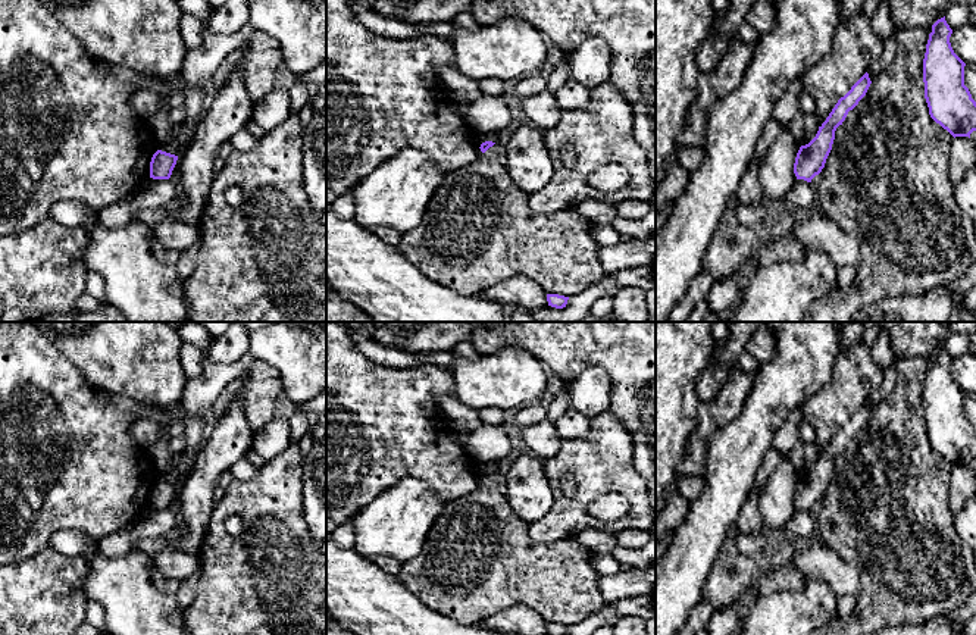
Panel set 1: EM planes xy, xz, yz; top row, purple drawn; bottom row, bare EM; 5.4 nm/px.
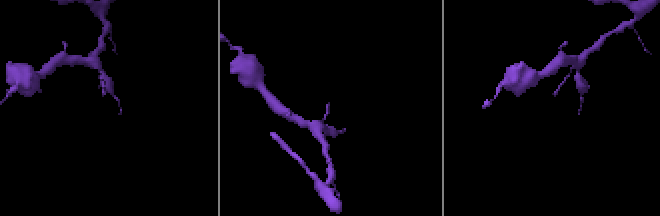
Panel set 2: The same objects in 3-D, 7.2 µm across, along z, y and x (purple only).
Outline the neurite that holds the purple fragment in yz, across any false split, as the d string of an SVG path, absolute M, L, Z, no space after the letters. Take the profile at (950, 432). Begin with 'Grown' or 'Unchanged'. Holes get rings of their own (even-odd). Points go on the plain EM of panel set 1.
Unchanged. M945 345L932 354L923 388L925 428L930 447L954 467L976 460L976 431L964 415L966 392L954 382Z

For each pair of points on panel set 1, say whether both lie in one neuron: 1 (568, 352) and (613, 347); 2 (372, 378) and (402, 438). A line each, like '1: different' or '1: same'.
1: same
2: same

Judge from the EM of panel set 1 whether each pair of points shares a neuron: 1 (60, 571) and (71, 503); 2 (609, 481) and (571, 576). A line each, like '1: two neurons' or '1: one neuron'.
1: two neurons
2: two neurons

